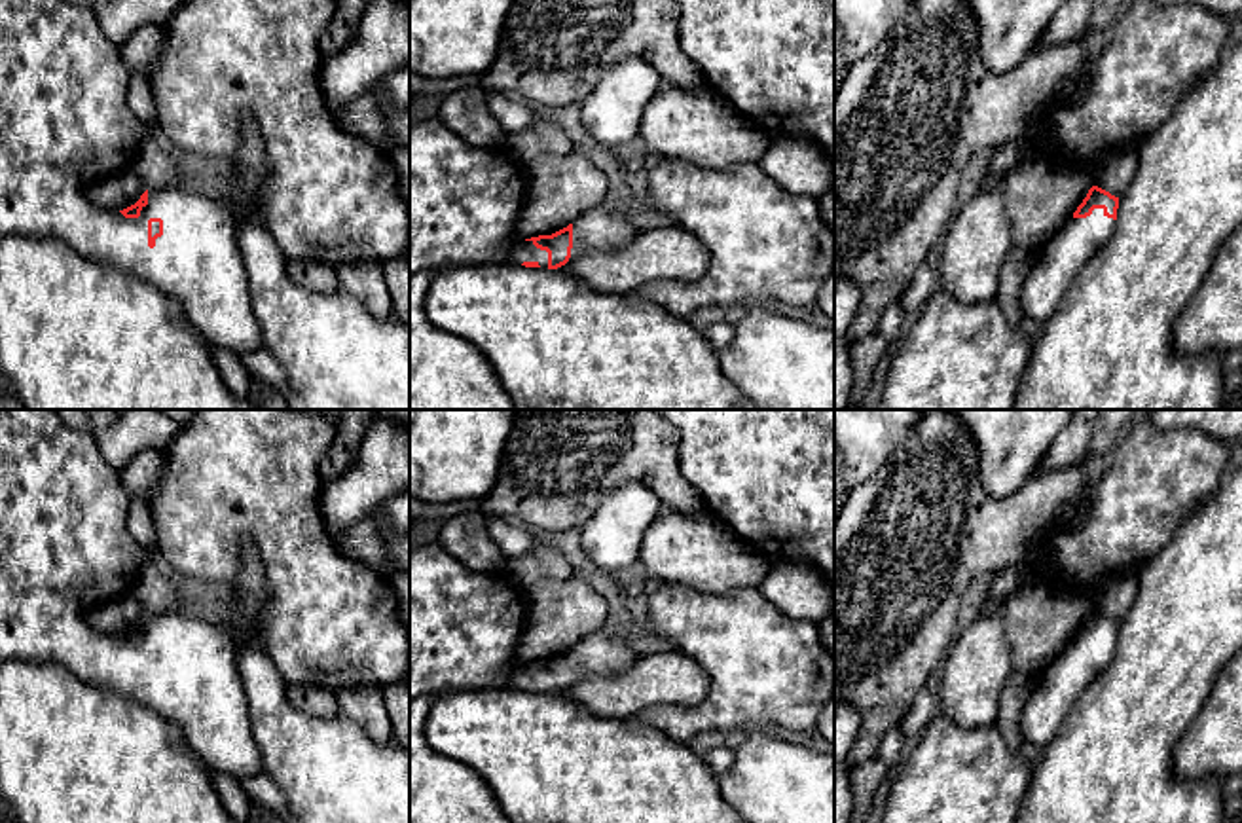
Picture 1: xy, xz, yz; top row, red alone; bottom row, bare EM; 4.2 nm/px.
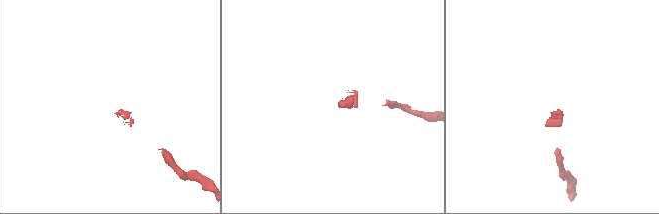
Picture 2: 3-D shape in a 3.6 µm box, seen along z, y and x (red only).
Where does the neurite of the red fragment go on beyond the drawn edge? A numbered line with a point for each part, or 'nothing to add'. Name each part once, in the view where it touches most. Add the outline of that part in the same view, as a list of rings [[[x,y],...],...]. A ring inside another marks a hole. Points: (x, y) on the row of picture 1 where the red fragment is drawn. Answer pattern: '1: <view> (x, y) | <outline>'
1: xy (65, 124) | [[[0,0],[0,239],[63,241],[78,254],[138,277],[176,300],[207,343],[237,355],[264,349],[248,271],[237,247],[237,218],[229,210],[190,186],[148,192],[138,218],[102,209],[89,197],[93,184],[133,165],[140,142],[152,133],[127,104],[129,76],[119,46],[102,34],[91,8],[68,0]],[[150,218],[163,220],[163,235],[154,248],[148,247]]]

